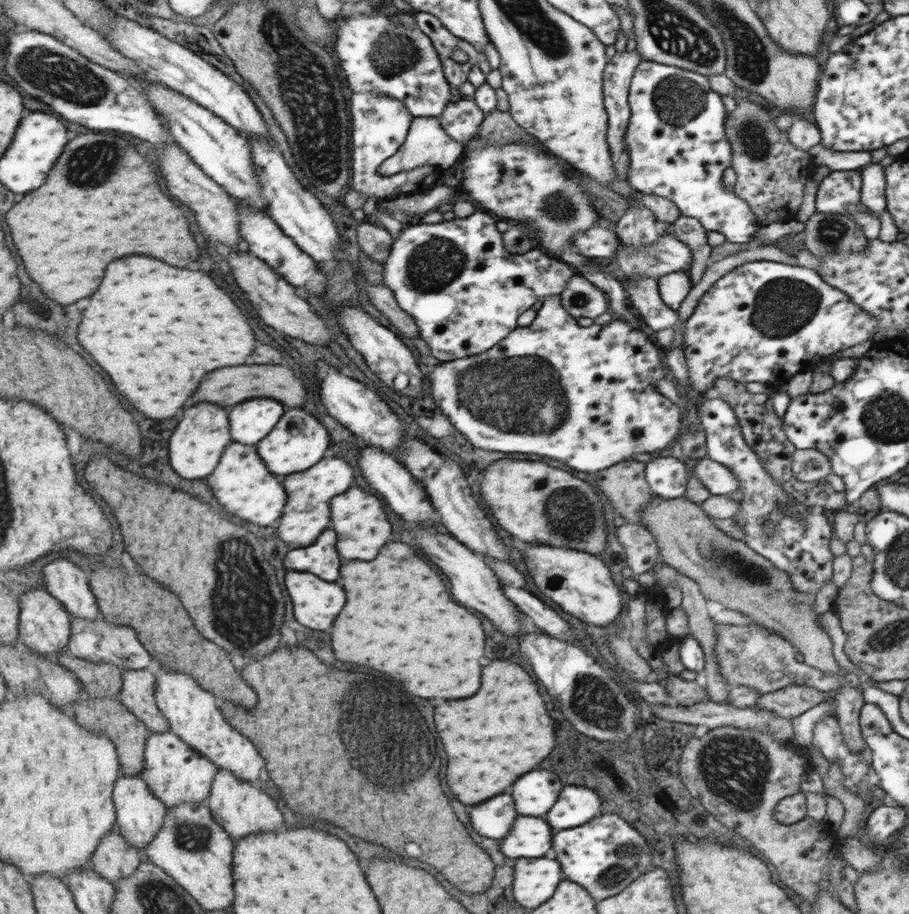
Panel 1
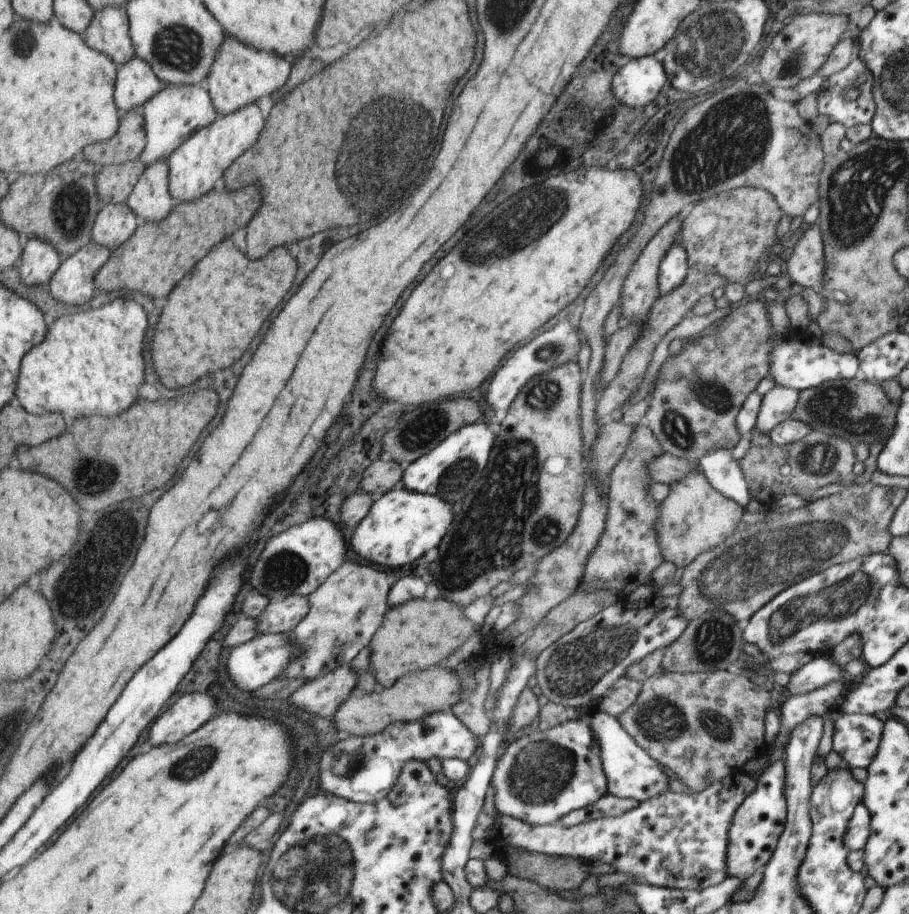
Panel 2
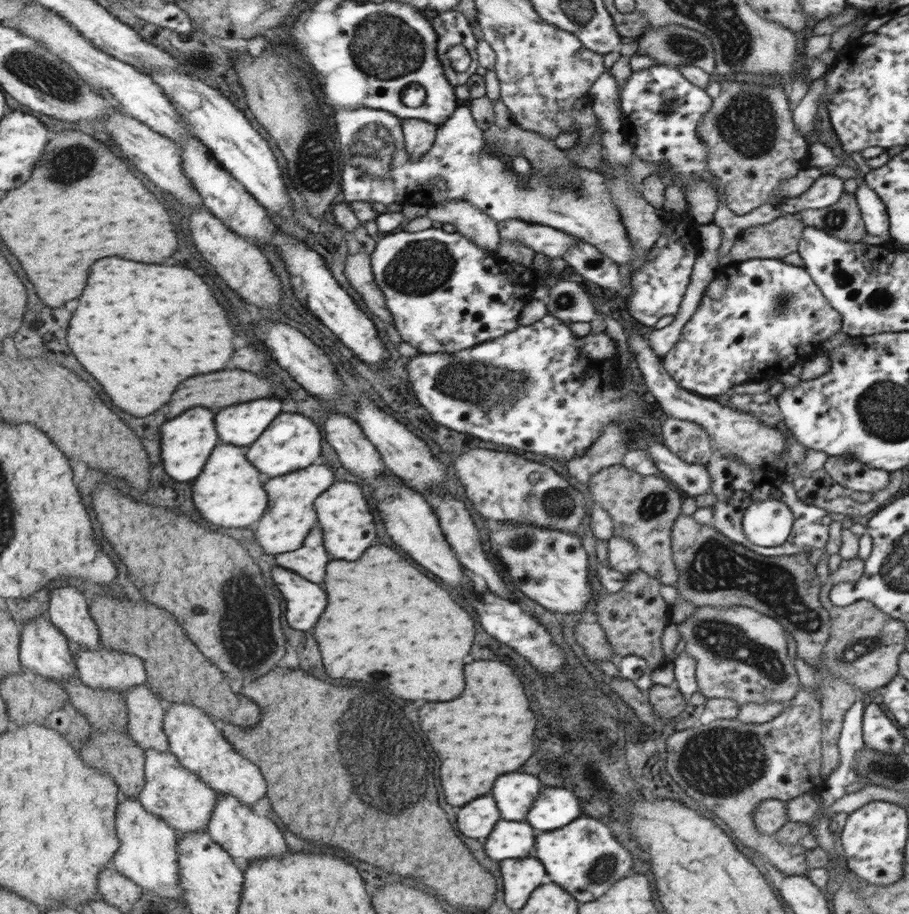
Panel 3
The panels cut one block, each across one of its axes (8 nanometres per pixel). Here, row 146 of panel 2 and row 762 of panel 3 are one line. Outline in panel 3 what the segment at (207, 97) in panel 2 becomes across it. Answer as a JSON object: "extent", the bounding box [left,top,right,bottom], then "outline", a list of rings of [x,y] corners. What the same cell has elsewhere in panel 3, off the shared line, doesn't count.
{"extent":[139,748,220,836],"outline":[[[151,748],[147,752],[147,785],[139,797],[148,812],[162,816],[181,836],[208,830],[220,799],[219,792],[212,788],[199,773],[186,768],[173,751],[162,752]]]}

